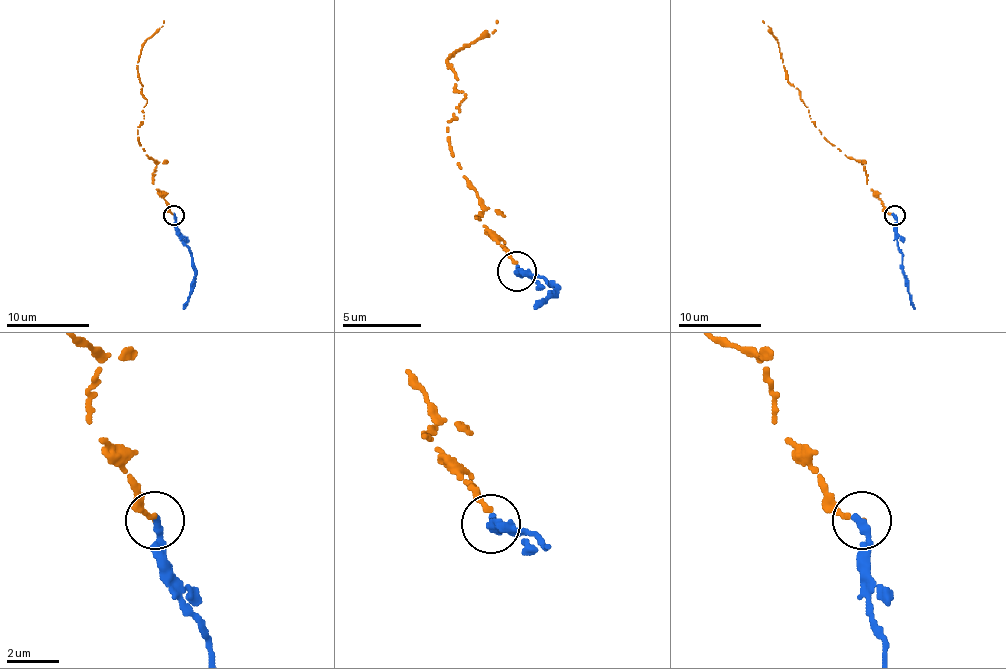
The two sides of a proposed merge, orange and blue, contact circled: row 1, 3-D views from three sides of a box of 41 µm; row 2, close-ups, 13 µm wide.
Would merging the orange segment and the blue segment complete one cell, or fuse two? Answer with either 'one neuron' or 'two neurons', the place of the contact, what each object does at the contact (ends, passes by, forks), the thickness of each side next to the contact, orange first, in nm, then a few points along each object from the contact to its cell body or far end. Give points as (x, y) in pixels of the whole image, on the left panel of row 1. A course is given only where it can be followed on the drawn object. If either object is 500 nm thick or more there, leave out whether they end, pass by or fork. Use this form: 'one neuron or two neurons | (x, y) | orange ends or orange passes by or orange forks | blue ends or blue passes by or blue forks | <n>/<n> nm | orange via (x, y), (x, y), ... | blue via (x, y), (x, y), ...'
one neuron | (174, 215) | orange ends | blue ends | 180/320 nm | orange via (174, 215), (154, 184), (156, 166), (145, 155), (137, 134), (147, 103), (137, 62), (143, 43), (164, 20) | blue via (174, 215), (176, 234), (189, 249), (195, 272), (189, 301), (183, 309)

